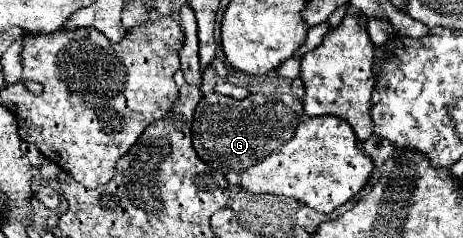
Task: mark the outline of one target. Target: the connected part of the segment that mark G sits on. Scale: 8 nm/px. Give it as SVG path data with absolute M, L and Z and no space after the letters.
M219 94L205 96L197 110L193 122L193 148L203 162L215 170L223 170L231 184L243 186L255 194L279 194L295 198L309 208L323 214L331 214L341 204L349 202L373 176L371 156L359 148L355 132L351 126L337 116L317 116L309 118L303 110L299 98L293 104L283 104L279 100L255 100L247 96L243 100L233 100Z

